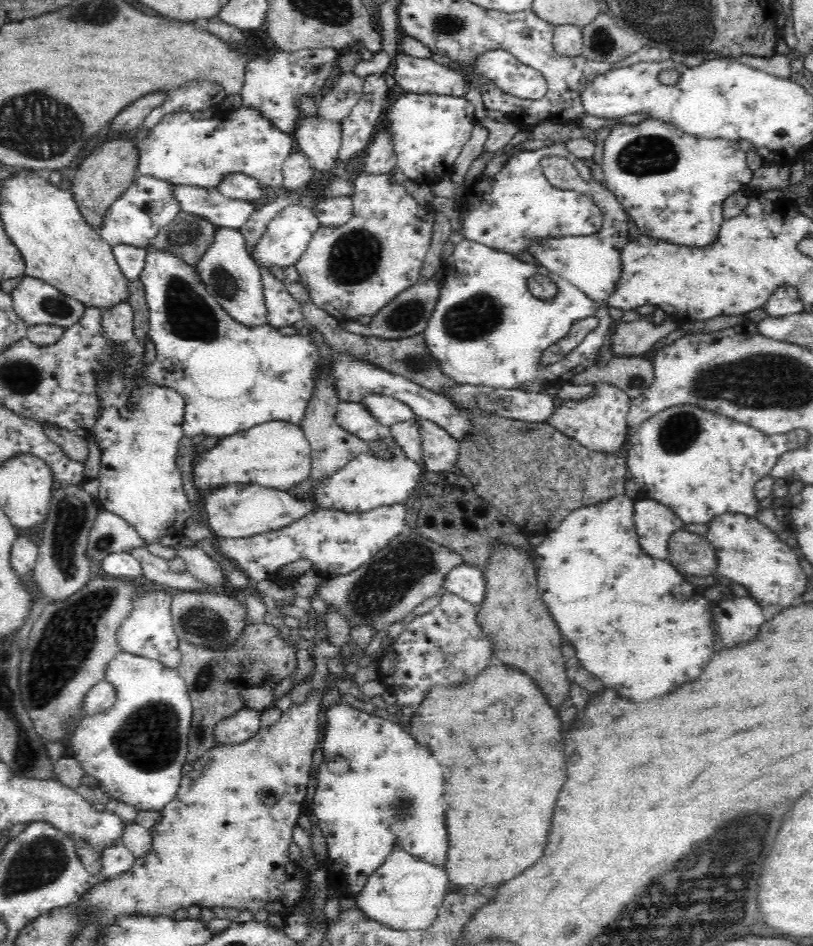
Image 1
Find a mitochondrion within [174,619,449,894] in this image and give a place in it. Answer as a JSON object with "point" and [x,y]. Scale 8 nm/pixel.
{"point":[207,675]}

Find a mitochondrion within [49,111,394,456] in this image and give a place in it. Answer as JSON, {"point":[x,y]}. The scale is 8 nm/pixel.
{"point":[188,316]}

